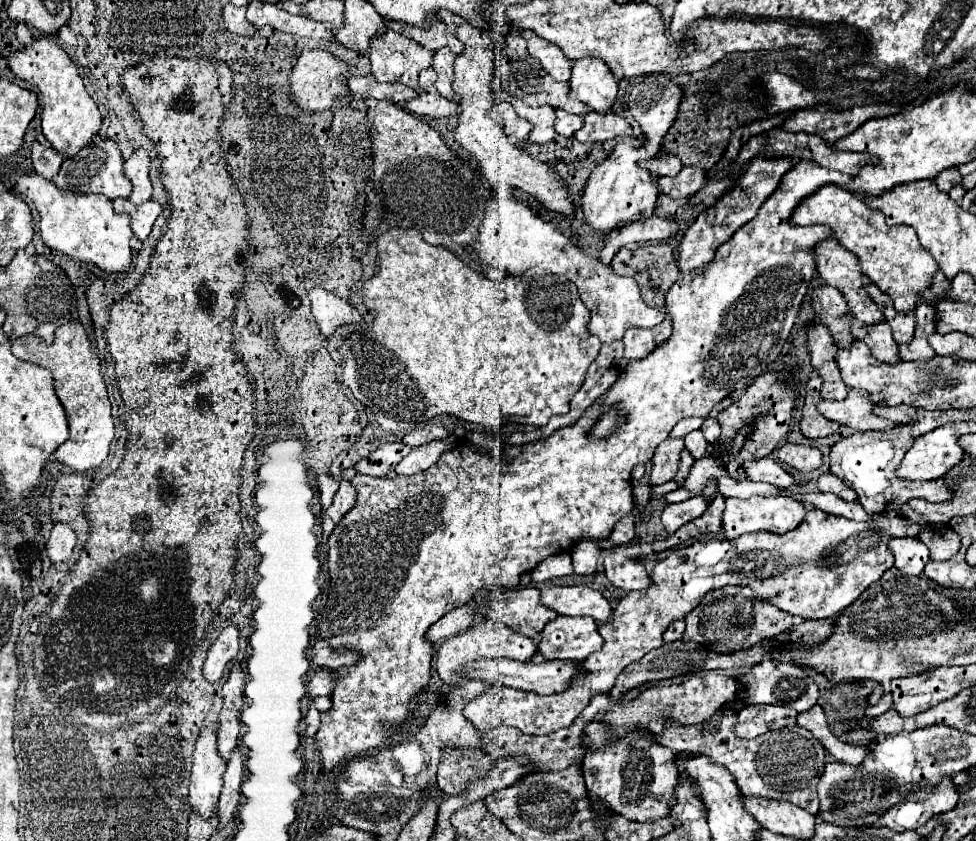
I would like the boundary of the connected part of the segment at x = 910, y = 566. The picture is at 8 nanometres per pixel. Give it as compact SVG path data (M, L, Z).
M892 537L890 549L894 555L894 567L900 569L902 573L920 575L924 571L926 563L928 563L928 547L920 539Z

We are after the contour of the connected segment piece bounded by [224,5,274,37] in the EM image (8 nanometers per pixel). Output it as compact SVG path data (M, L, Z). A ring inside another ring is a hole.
M226 5L224 7L224 23L226 29L236 33L236 35L248 35L248 37L268 37L272 35L272 27L254 27L252 23L246 21L246 9L244 7L234 7L234 5Z

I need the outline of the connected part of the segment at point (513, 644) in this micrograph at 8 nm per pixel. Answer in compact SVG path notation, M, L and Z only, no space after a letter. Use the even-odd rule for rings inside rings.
M482 619L476 625L472 625L468 631L460 633L440 645L440 649L436 653L436 671L444 683L456 685L456 683L462 683L462 677L458 671L466 663L472 663L478 659L492 659L492 657L512 657L516 661L530 661L534 657L534 653L536 653L536 645L532 639L516 633L514 629L510 629L498 621Z

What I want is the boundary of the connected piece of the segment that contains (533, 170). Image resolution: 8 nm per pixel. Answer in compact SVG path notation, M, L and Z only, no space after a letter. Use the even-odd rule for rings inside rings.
M442 9L436 15L446 25L446 29L464 43L464 51L454 61L452 89L456 95L460 95L460 107L462 107L462 113L458 117L458 127L454 131L454 139L472 151L472 155L482 165L484 177L494 187L508 185L520 189L524 193L534 195L542 205L546 205L546 209L560 213L562 217L572 217L576 213L576 201L570 197L570 191L562 181L562 177L548 163L532 157L528 151L510 143L504 129L494 119L490 119L488 111L496 103L496 99L490 87L490 81L494 79L494 53L492 53L492 41L488 29L472 27L456 13L448 13Z

